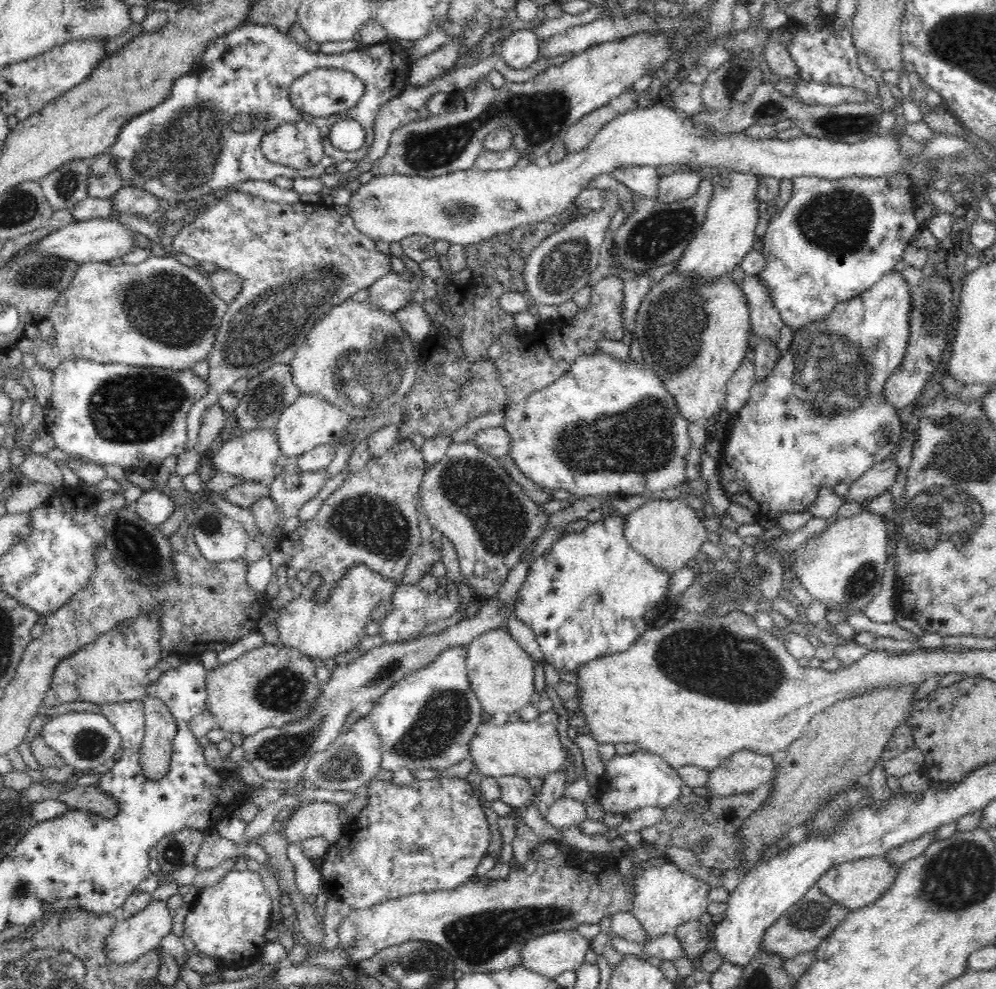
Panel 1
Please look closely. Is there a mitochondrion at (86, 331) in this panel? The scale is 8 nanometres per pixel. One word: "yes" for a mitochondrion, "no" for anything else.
no

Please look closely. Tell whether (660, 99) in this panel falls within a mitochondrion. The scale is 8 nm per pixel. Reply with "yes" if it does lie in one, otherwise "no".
no

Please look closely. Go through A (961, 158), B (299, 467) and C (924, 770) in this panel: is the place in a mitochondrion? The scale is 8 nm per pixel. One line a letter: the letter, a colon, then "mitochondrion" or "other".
A: mitochondrion
B: other
C: other

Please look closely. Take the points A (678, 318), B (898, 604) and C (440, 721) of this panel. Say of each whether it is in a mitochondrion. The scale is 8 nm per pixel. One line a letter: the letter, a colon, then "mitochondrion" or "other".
A: mitochondrion
B: other
C: mitochondrion

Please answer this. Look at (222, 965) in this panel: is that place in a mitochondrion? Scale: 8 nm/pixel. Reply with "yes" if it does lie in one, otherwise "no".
no

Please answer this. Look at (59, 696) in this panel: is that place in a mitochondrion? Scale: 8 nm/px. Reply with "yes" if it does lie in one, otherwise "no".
no

